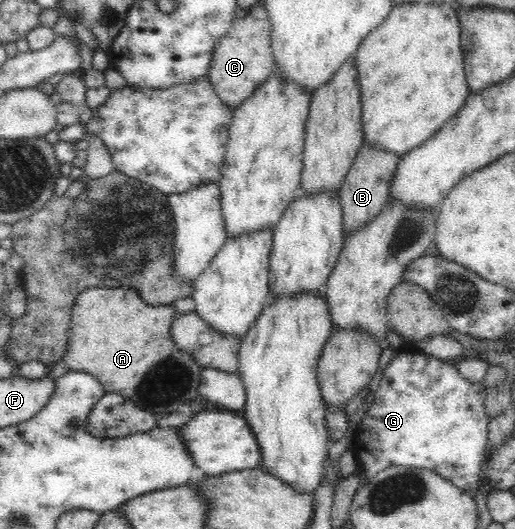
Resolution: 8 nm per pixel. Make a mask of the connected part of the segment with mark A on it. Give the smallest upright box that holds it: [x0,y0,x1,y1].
[60,287,202,417]

